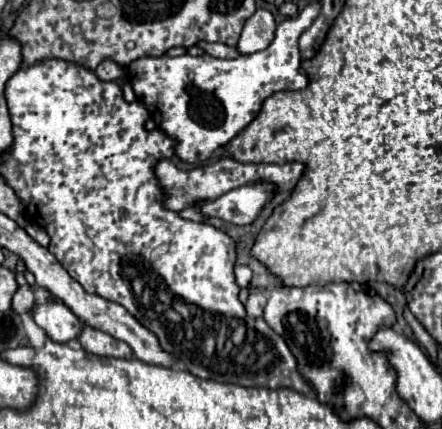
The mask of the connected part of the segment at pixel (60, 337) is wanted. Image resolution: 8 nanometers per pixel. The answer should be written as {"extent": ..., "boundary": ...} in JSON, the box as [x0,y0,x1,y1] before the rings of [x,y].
{"extent":[32,300,80,342],"boundary":[[[50,300],[46,304],[36,304],[32,310],[34,322],[46,330],[48,338],[54,342],[70,342],[80,336],[80,318],[60,300]]]}

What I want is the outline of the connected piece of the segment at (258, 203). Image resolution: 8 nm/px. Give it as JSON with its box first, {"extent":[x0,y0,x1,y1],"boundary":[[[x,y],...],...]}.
{"extent":[196,182,274,224],"boundary":[[[266,182],[248,184],[226,192],[220,200],[204,200],[204,204],[196,204],[196,208],[204,216],[216,216],[224,222],[232,224],[250,224],[258,218],[264,204],[274,196],[274,188]]]}

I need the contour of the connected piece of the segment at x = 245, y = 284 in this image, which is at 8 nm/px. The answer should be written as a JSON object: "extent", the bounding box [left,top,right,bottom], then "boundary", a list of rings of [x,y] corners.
{"extent":[234,266,252,288],"boundary":[[[236,266],[234,270],[234,276],[236,276],[236,284],[240,288],[250,288],[250,280],[252,280],[252,270],[248,266]]]}

